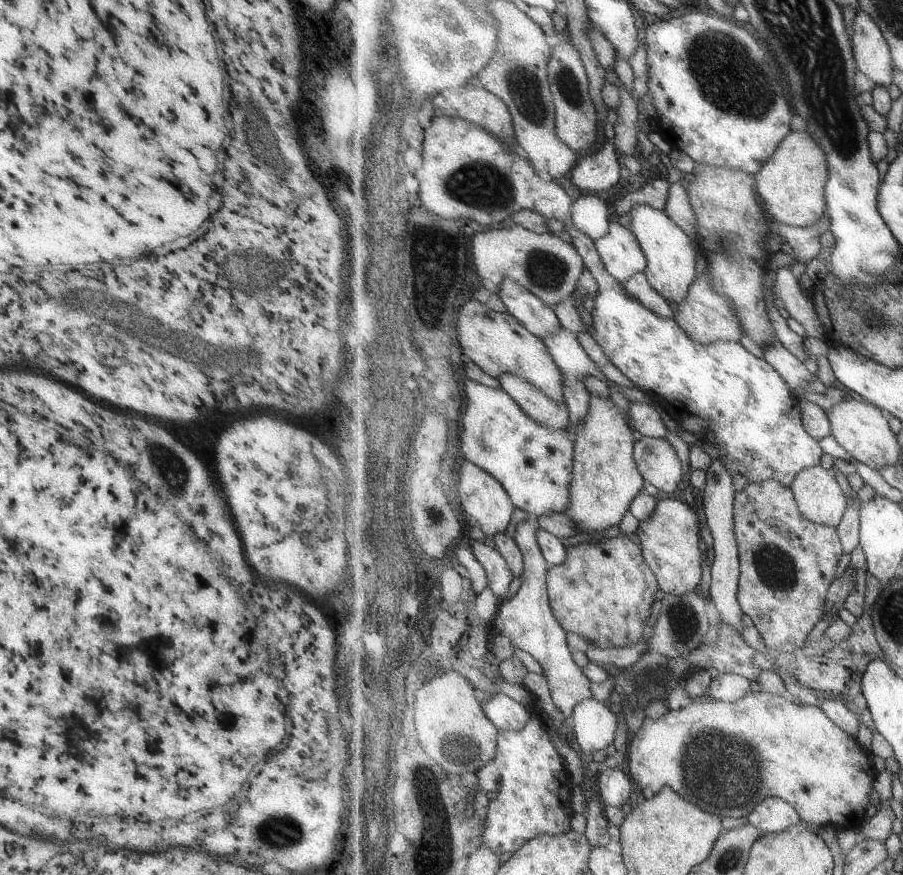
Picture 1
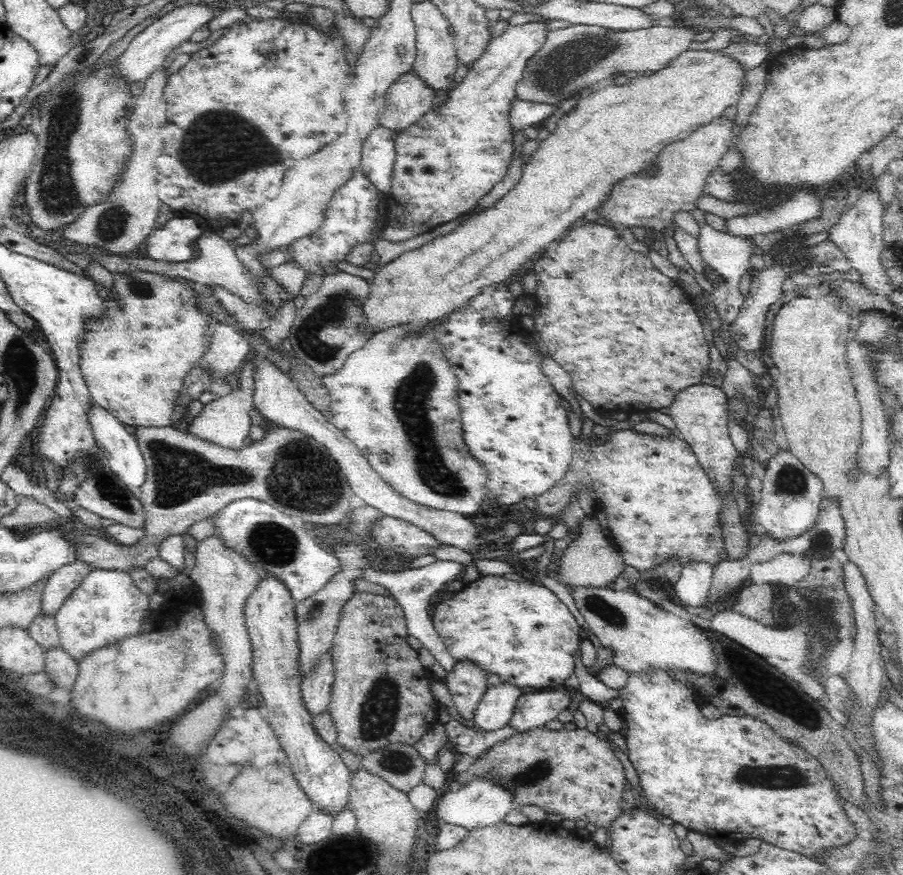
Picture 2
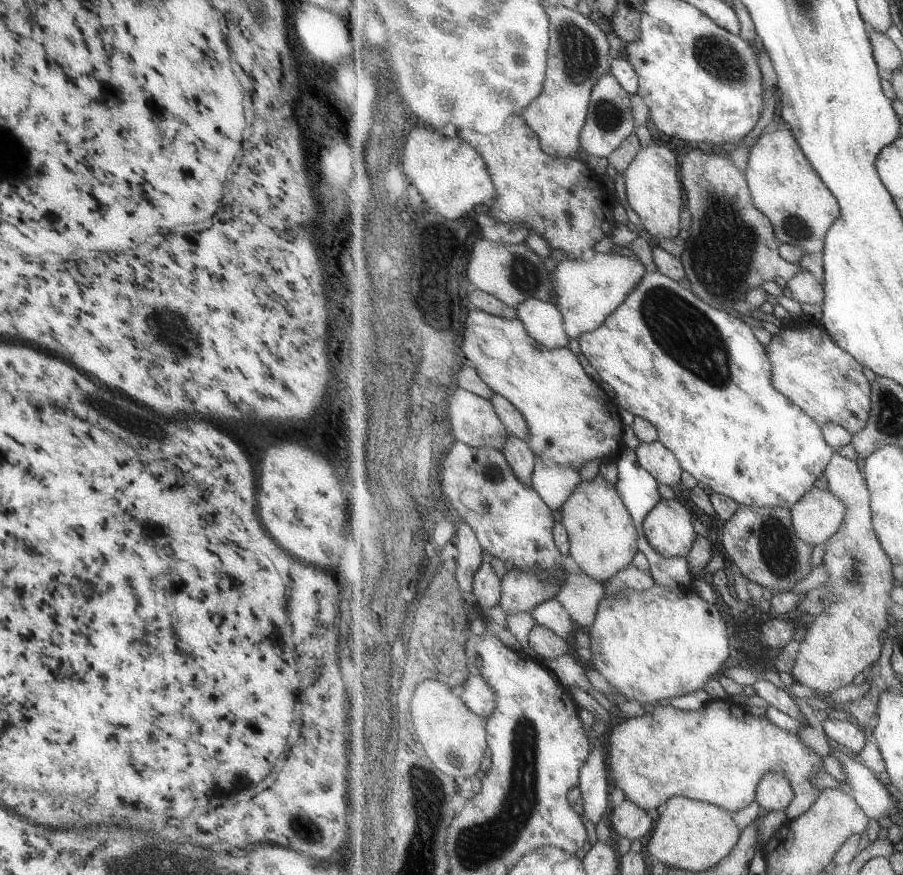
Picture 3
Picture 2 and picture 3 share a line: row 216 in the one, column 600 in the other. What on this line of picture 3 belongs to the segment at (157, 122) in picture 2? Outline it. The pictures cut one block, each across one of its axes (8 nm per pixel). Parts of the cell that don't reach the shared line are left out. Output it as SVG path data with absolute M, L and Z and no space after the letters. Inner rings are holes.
M612 72L607 73L593 87L587 122L580 134L582 148L593 156L611 158L611 154L623 144L623 141L635 130L631 95L621 86L619 79Z

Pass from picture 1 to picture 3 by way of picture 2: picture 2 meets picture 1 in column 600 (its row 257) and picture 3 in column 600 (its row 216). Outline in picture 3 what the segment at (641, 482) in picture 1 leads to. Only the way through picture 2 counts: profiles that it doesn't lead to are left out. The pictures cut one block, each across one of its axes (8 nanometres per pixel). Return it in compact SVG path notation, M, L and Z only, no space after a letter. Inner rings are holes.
M599 473L592 481L581 481L562 506L562 523L570 536L570 556L578 568L602 583L632 564L640 550L640 532L632 512L616 485L611 486Z

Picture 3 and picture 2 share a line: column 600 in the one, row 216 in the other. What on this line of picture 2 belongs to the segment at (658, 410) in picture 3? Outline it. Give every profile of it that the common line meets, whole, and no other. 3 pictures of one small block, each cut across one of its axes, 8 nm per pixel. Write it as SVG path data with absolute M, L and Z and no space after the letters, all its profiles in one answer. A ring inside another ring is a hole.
M360 168L352 172L352 180L336 188L334 198L328 204L324 224L312 234L296 240L284 250L258 254L258 262L264 269L277 267L286 260L294 260L304 267L307 273L326 275L324 268L346 260L350 250L360 243L366 243L367 234L377 226L380 219L380 191L363 175Z

